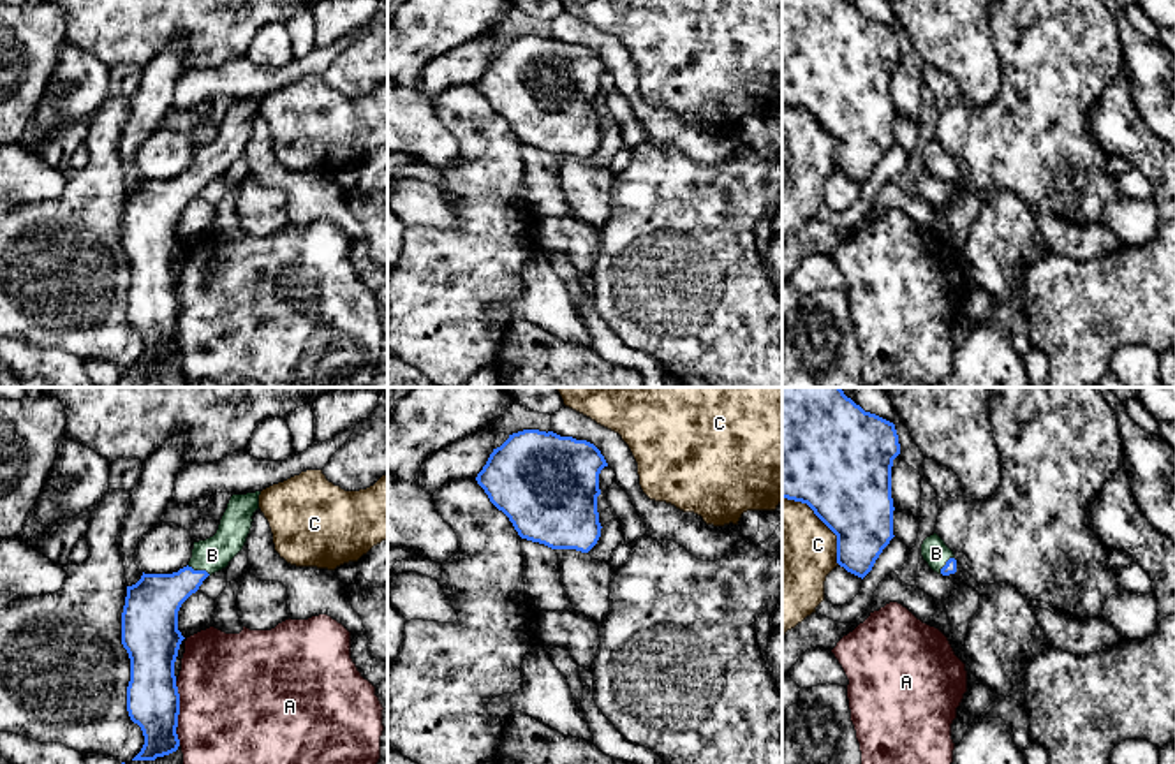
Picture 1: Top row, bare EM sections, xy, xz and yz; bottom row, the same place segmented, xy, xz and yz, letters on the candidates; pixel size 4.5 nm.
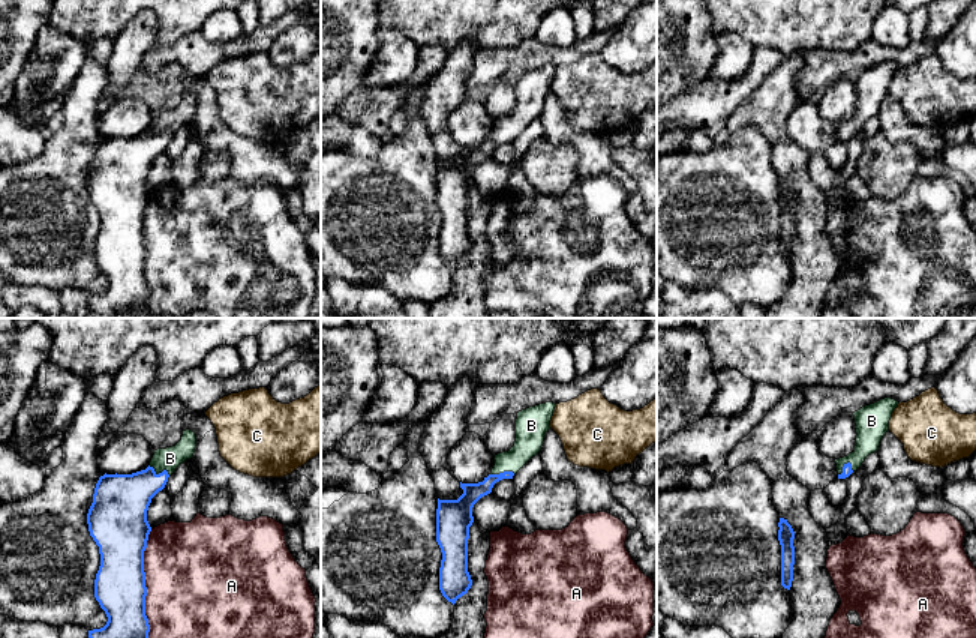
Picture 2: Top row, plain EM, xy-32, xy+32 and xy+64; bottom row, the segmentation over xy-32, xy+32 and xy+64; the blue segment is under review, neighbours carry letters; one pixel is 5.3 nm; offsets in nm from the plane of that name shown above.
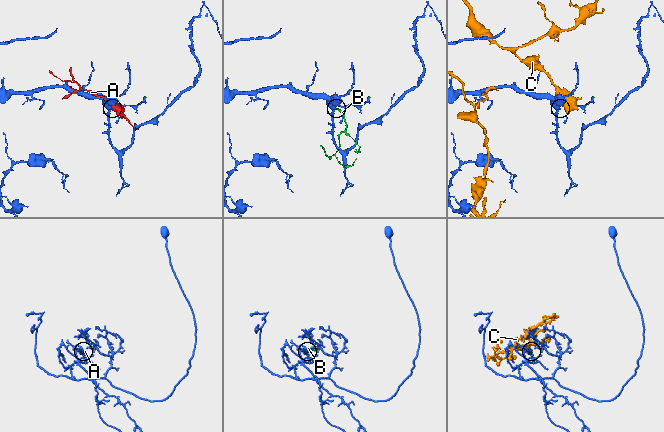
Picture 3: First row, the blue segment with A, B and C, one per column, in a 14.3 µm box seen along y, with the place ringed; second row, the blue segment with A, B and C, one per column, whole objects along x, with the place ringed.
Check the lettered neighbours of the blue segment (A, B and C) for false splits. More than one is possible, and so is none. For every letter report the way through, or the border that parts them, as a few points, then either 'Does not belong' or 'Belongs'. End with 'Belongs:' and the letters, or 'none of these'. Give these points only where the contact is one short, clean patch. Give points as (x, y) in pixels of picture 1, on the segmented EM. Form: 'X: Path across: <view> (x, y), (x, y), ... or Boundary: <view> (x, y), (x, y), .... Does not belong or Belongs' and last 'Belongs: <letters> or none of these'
A: Does not belong
B: Path across: xy (154, 601), (199, 571), (212, 555). Belongs
C: Does not belong
Belongs: B

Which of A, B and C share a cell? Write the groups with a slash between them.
A / B / C

